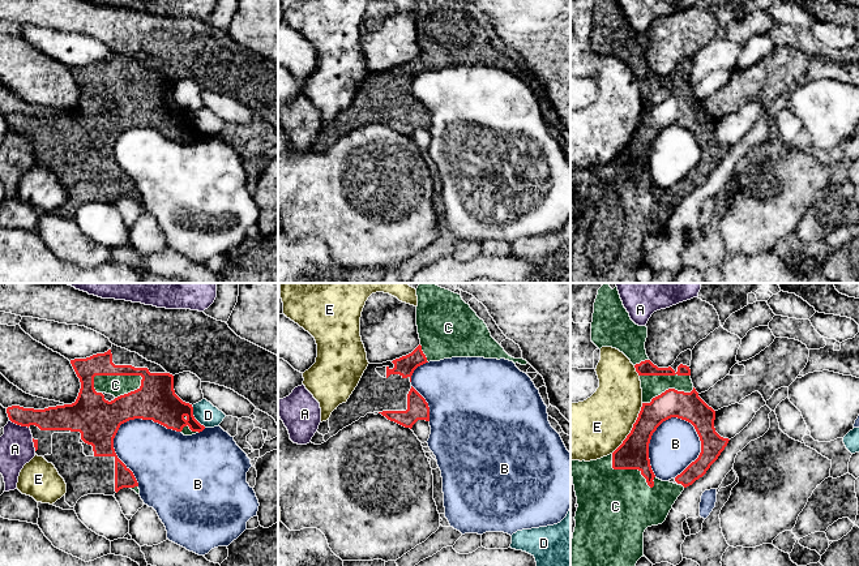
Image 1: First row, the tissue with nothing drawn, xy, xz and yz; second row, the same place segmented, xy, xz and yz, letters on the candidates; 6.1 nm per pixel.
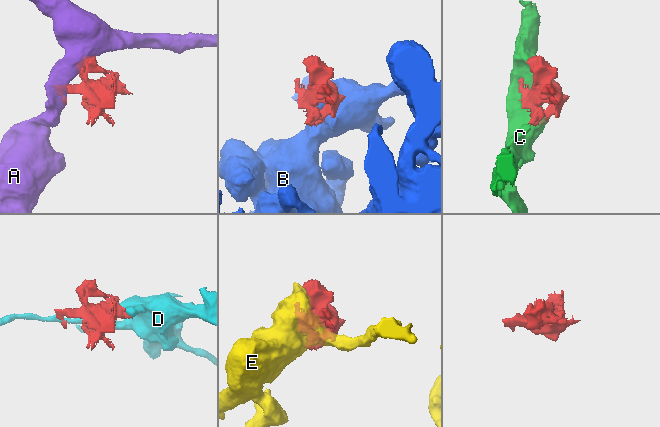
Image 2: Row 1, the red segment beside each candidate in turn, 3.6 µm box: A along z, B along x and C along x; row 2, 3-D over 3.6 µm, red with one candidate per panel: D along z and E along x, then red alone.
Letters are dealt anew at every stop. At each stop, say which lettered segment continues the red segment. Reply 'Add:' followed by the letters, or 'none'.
Add: C

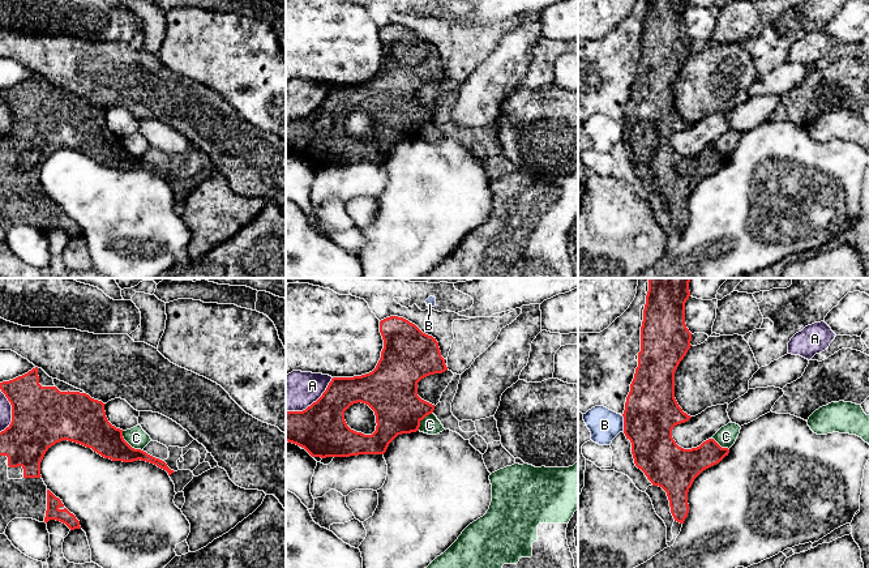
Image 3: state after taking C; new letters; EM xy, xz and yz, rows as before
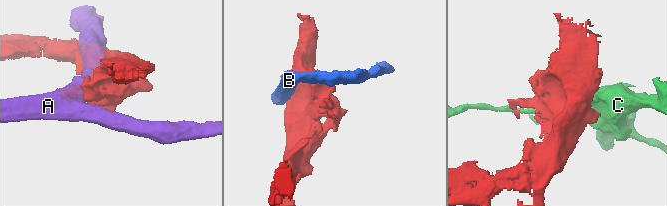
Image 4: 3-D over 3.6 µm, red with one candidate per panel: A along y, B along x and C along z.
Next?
Add: none

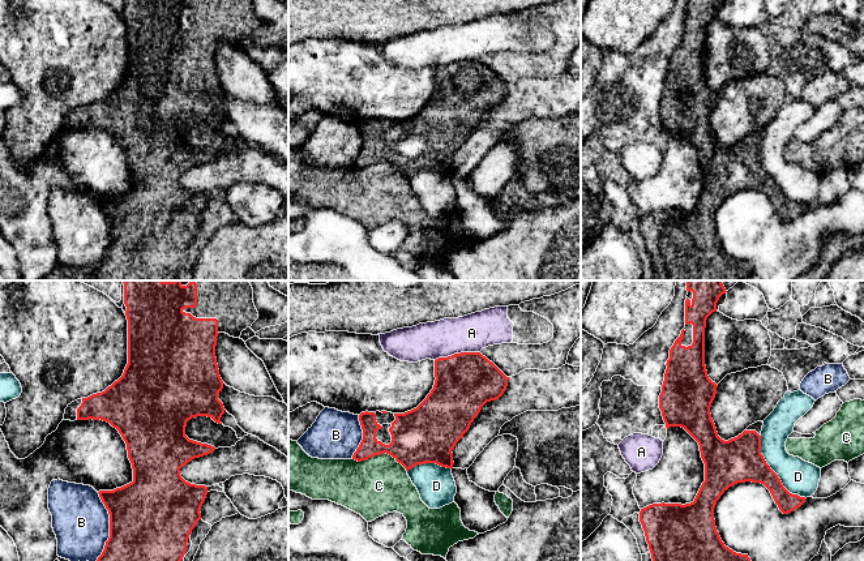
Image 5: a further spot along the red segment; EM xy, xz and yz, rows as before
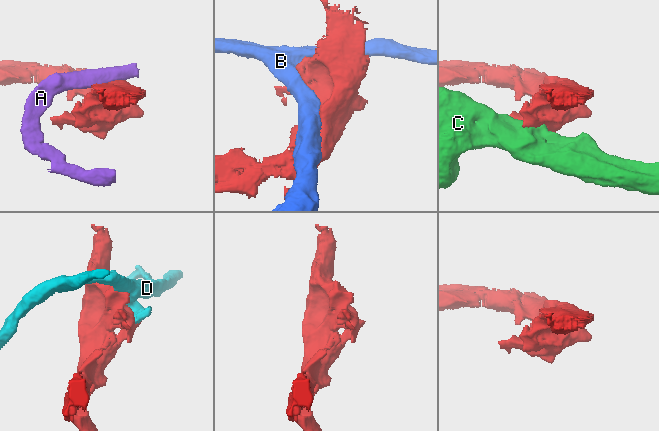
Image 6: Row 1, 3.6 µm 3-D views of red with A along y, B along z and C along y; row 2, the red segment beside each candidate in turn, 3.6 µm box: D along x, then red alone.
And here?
Add: none

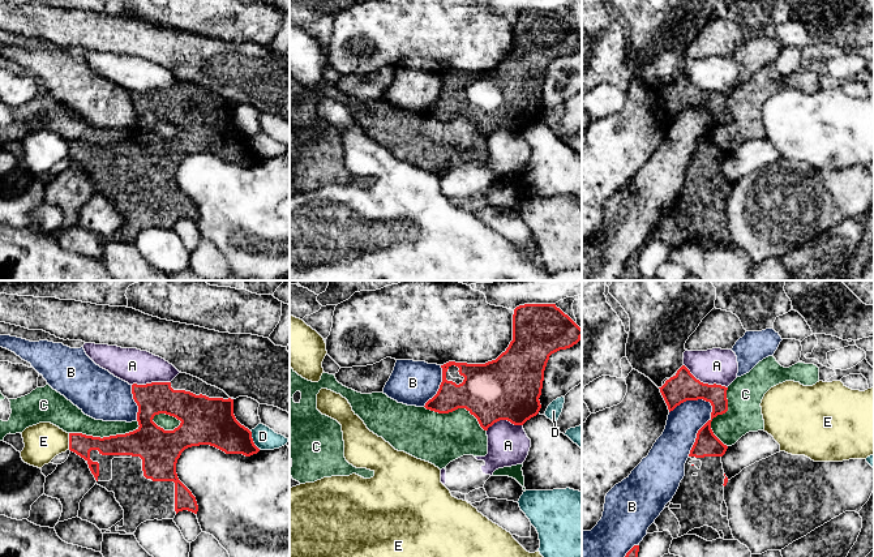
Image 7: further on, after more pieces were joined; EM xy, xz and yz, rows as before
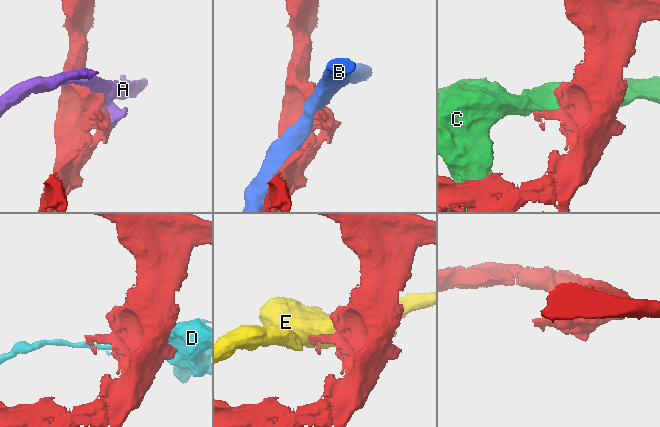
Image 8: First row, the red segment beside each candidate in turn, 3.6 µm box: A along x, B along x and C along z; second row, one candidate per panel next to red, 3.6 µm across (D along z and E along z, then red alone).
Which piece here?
Add: none

